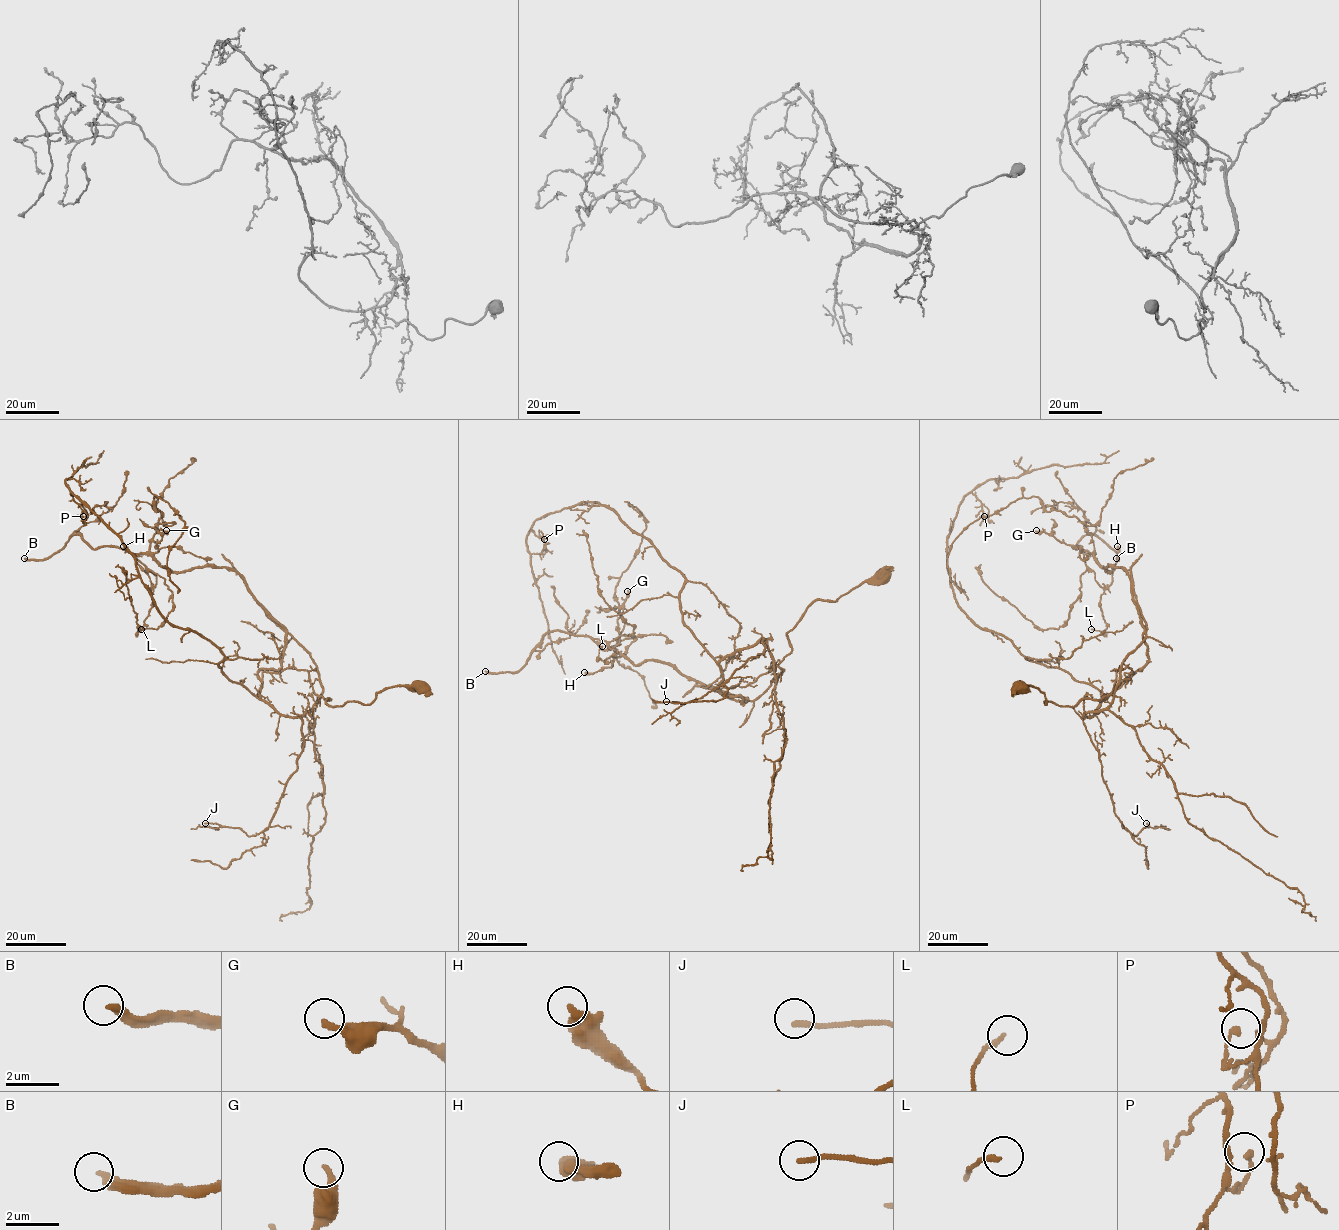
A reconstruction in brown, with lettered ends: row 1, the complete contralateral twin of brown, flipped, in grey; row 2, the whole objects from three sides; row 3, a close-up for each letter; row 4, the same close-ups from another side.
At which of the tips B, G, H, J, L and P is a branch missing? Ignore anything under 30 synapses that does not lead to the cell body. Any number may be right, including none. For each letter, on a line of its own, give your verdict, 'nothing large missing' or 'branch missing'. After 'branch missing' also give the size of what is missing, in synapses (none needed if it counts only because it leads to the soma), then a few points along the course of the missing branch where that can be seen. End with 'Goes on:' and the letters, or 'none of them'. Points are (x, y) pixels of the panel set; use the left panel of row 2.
B: branch missing; about 400 synapses
G: branch missing; about 80 synapses; missing branch runs (166, 530), (153, 516), (156, 519), (143, 513), (120, 522), (113, 521), (119, 520)
H: nothing large missing
J: nothing large missing
L: nothing large missing
P: nothing large missing
Goes on: B, G

